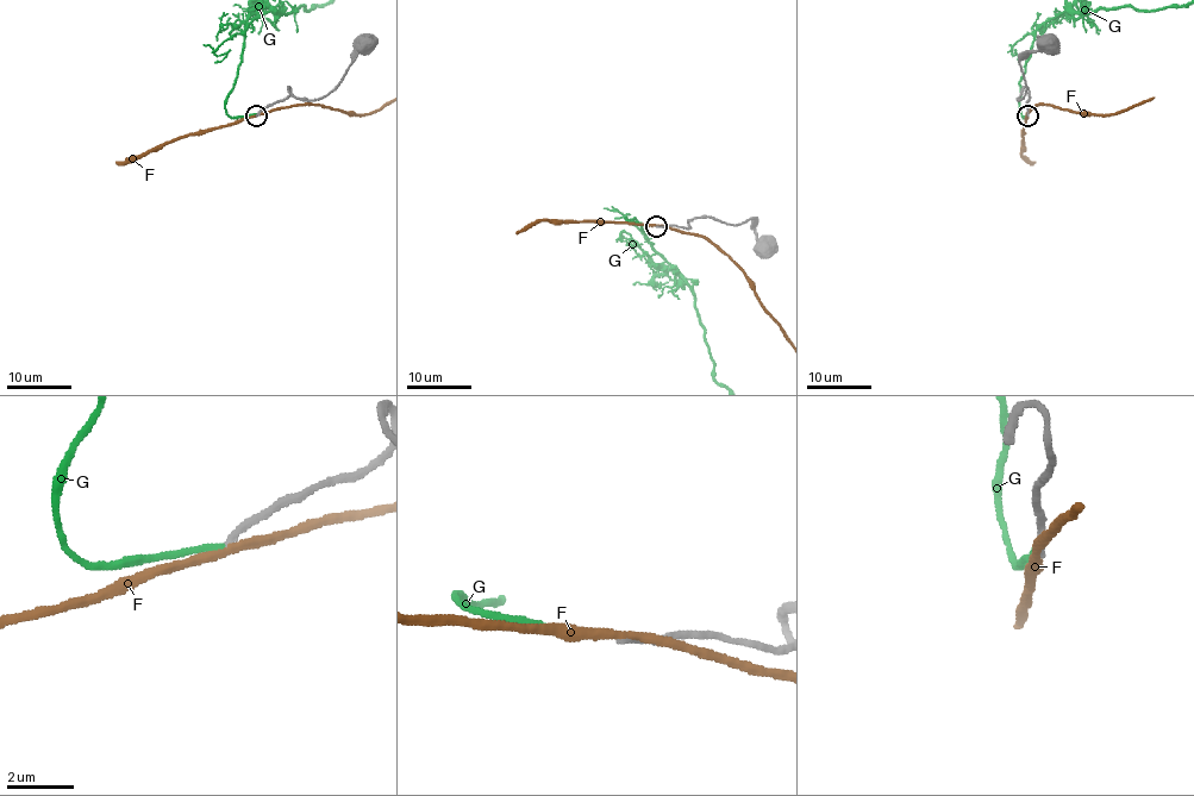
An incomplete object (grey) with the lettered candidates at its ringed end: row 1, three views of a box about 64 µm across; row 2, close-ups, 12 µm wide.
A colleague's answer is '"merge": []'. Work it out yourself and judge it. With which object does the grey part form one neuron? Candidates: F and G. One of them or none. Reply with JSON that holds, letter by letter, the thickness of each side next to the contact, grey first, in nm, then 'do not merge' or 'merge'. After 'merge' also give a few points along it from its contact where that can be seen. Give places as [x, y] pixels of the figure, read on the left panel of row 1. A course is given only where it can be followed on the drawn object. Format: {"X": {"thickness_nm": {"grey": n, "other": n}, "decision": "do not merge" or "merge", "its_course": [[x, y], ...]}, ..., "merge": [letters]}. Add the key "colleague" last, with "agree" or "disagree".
{"F": {"thickness_nm": {"grey": 240, "other": 260}, "decision": "do not merge"}, "G": {"thickness_nm": {"grey": 220, "other": 180}, "decision": "do not merge"}, "merge": [], "colleague": "agree"}

